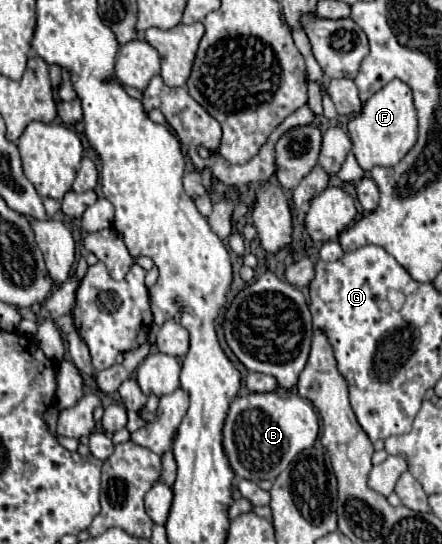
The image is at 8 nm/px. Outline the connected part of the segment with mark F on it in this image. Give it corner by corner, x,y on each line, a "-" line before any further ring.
391,80
363,104
359,114
349,118
347,130
353,142
351,152
363,170
369,172
375,166
395,166
417,140
417,114
413,108
411,88
401,80

